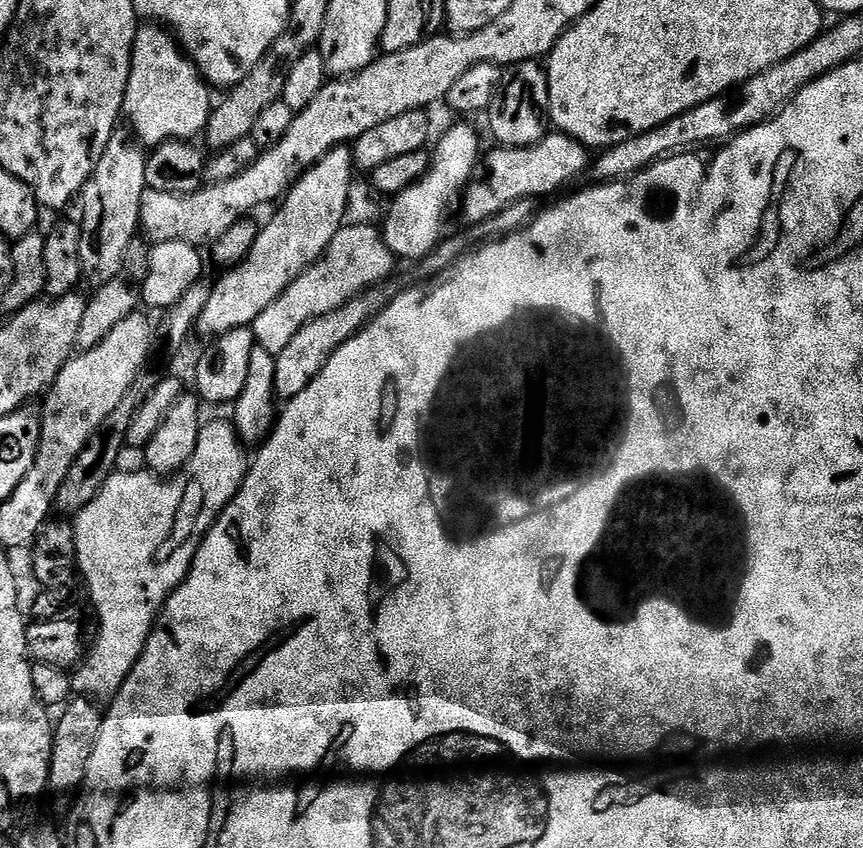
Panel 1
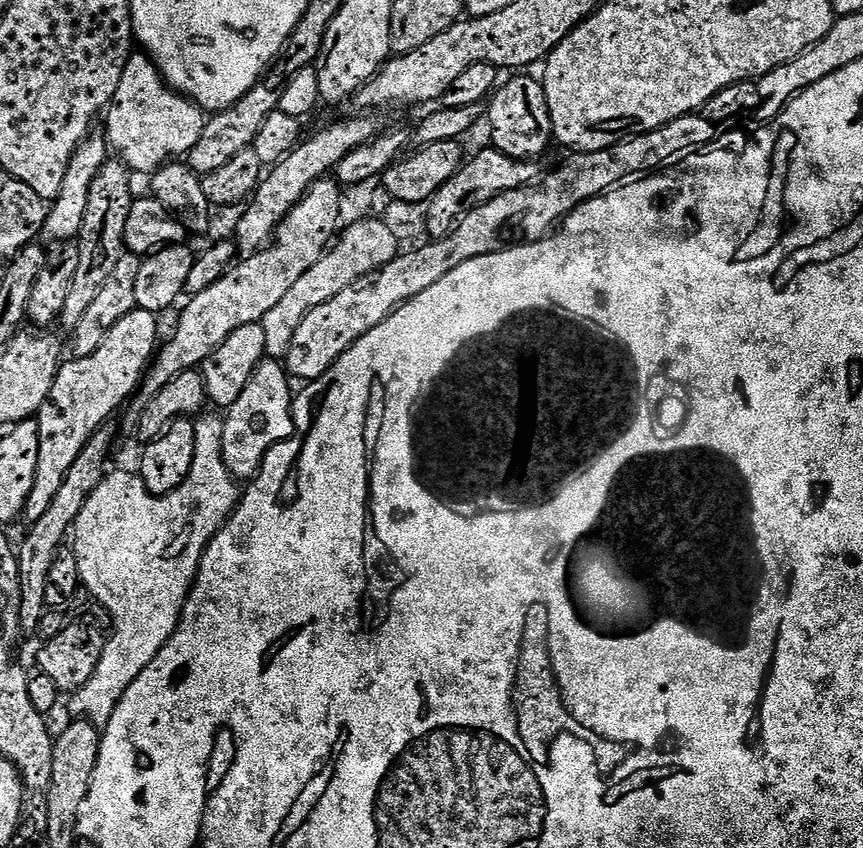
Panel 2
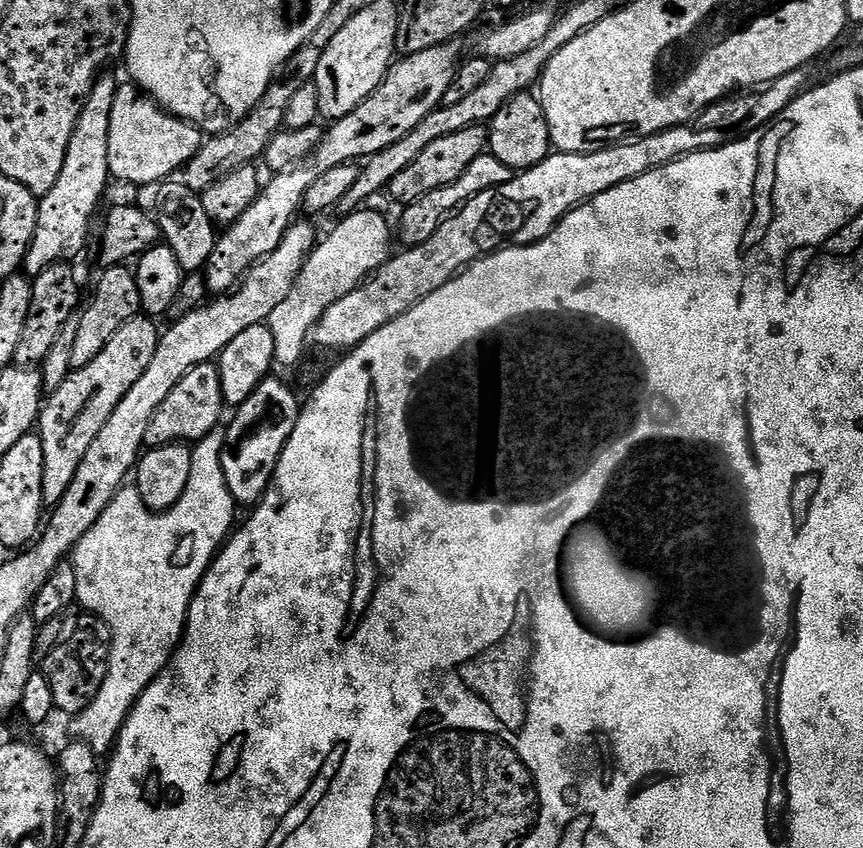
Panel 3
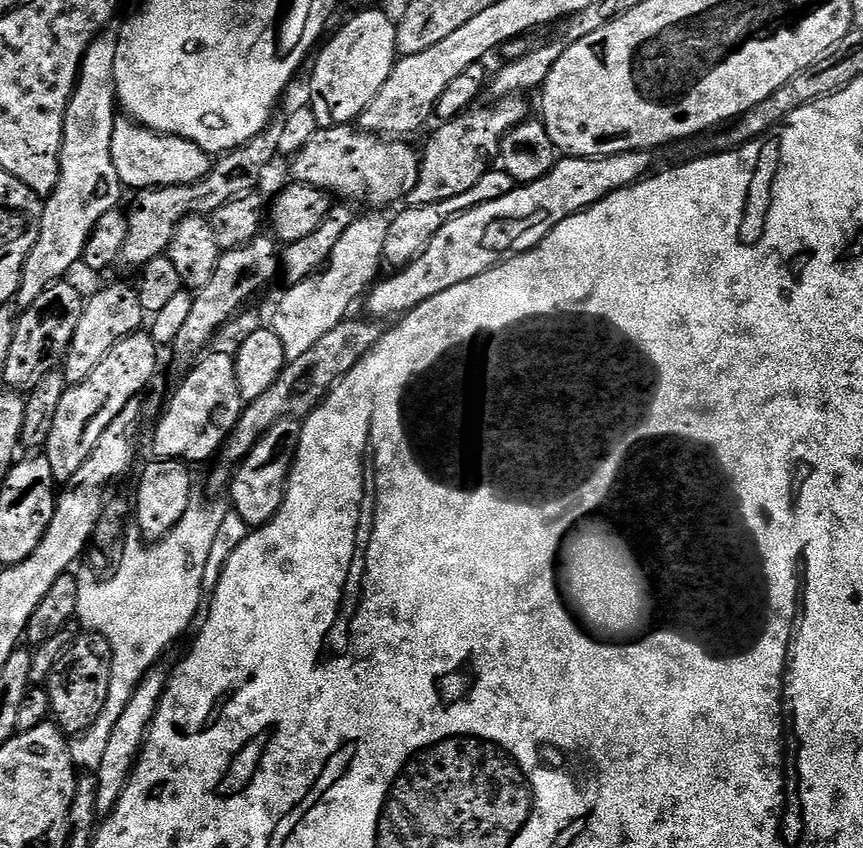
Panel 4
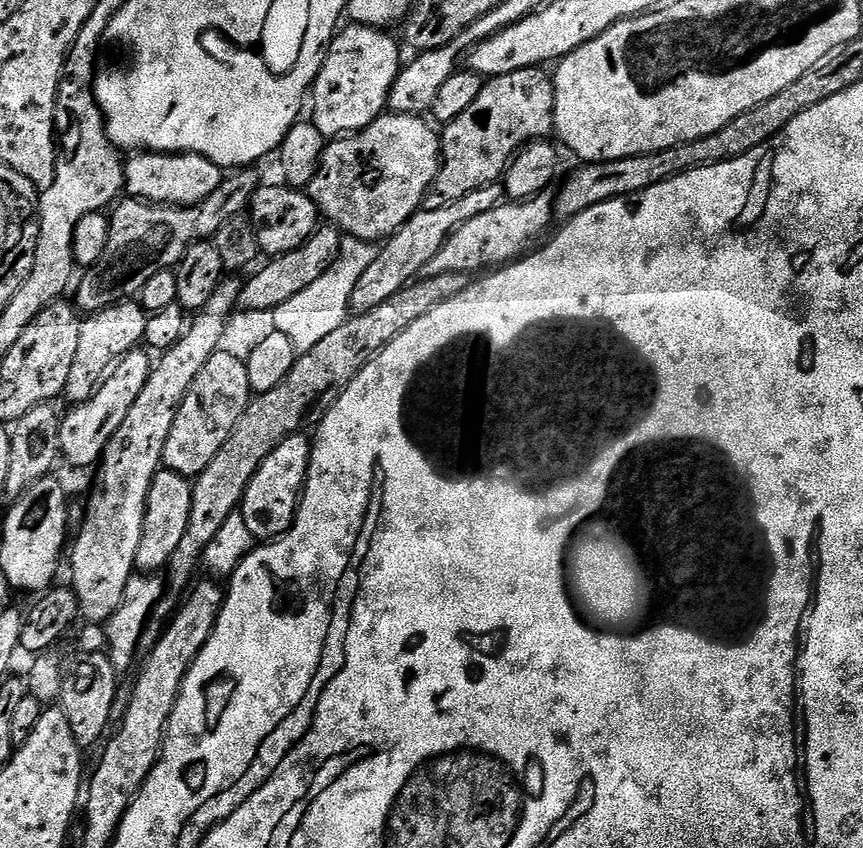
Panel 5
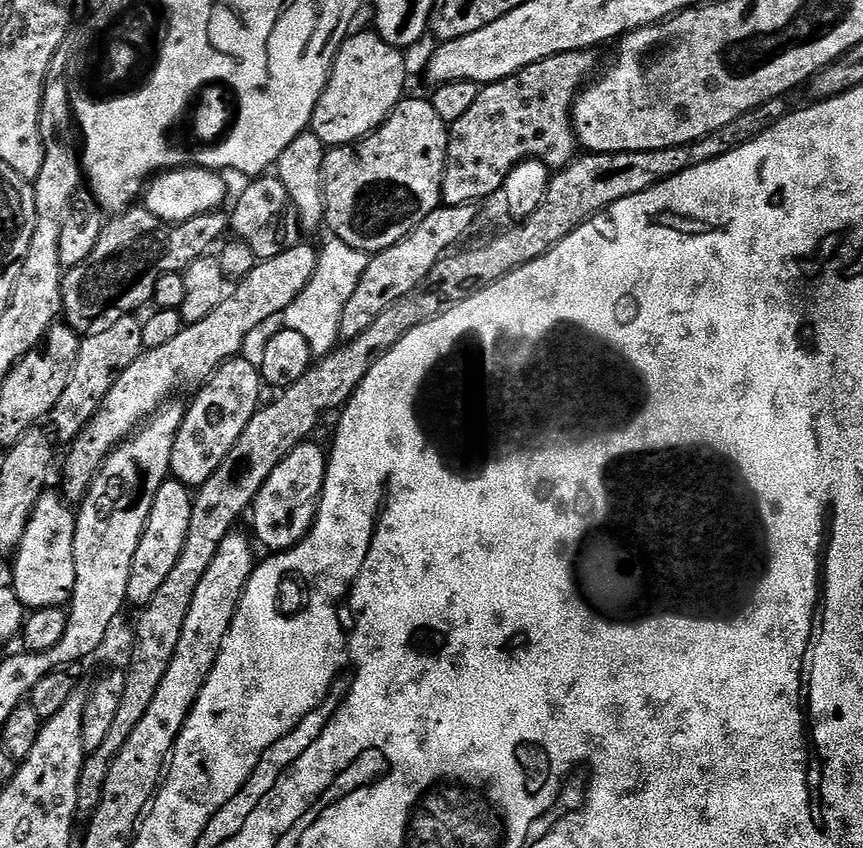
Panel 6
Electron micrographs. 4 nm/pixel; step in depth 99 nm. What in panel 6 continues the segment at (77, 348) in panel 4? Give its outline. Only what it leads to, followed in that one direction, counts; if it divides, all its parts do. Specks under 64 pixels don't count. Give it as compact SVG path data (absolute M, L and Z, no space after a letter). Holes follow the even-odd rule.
M135 315L118 318L118 322L110 326L110 330L81 339L70 382L66 382L66 390L62 390L62 398L58 398L58 406L54 406L50 417L50 425L52 424L53 428L51 431L55 439L59 443L61 440L64 446L71 445L73 440L80 437L82 429L92 421L94 414L102 406L110 386L114 386L120 375L137 360L141 352L145 351L142 323L136 319Z

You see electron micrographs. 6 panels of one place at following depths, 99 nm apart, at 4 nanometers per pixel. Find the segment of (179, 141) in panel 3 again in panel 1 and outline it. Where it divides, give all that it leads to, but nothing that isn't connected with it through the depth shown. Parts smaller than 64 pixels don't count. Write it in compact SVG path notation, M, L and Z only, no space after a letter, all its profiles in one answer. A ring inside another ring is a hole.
M144 22L137 27L132 51L130 82L126 86L122 116L127 127L132 129L133 134L137 136L145 149L157 148L168 140L195 141L208 125L208 119L214 107L214 99L212 100L208 91L210 91L208 81L201 76L196 65L188 59L184 49L180 47L180 41L167 27L156 22Z

